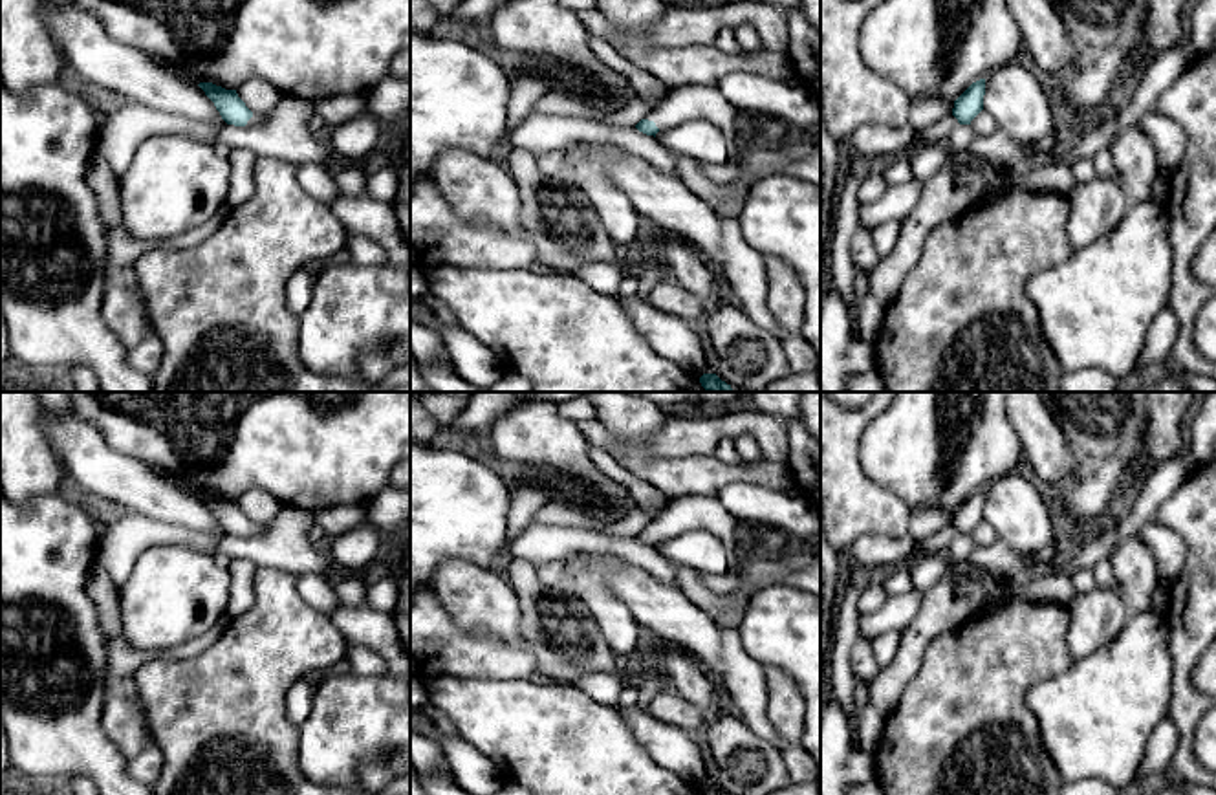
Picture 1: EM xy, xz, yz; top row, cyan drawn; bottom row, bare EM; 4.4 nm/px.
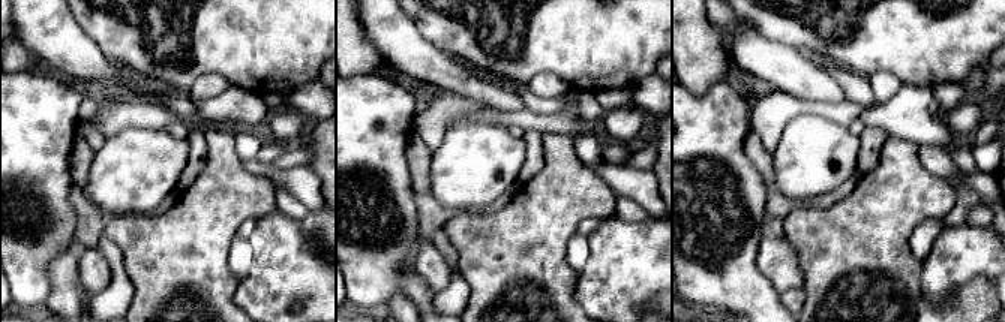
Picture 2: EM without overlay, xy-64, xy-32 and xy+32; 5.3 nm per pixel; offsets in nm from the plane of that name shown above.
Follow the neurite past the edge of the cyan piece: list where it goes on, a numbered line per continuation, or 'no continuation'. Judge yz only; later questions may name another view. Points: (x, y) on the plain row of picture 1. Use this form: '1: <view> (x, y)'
no continuation

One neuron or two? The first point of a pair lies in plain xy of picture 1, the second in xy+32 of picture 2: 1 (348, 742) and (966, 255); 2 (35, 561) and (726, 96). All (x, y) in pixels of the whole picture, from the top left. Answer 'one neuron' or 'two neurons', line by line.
1: one neuron
2: one neuron

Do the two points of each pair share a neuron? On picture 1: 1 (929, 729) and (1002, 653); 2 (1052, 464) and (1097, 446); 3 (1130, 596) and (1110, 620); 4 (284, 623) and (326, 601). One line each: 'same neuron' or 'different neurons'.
1: same neuron
2: different neurons
3: different neurons
4: different neurons

